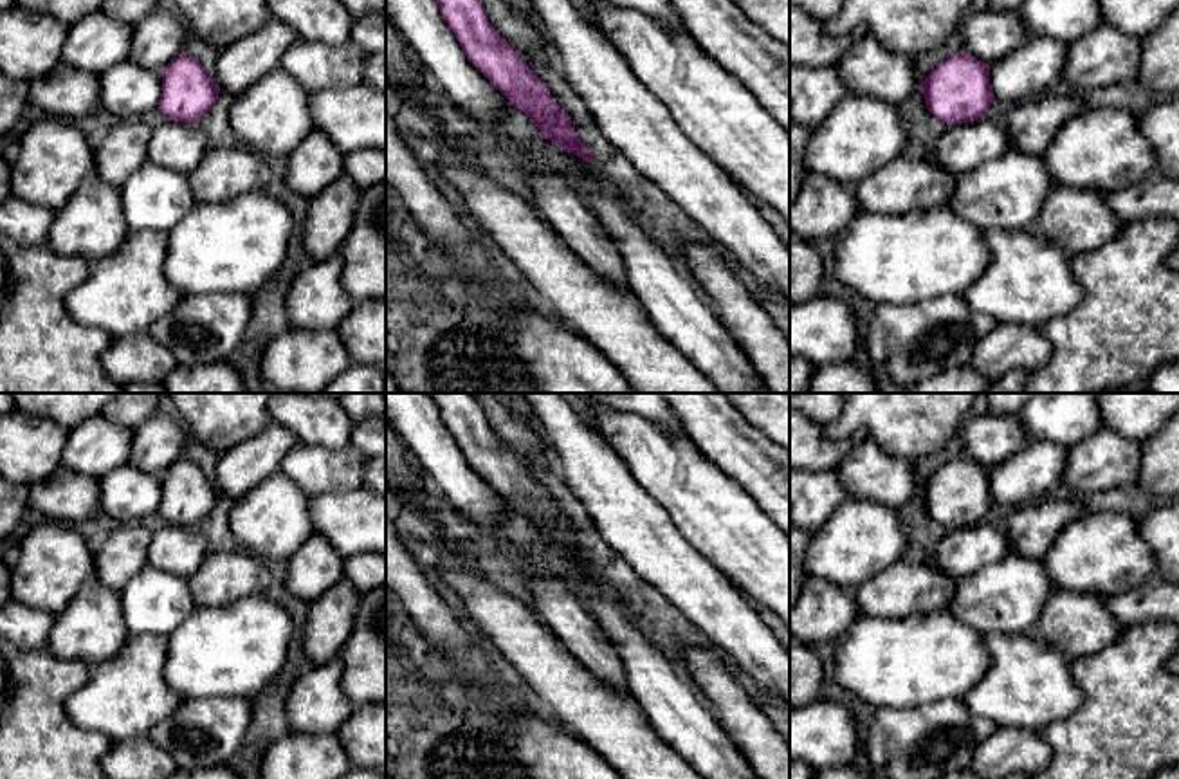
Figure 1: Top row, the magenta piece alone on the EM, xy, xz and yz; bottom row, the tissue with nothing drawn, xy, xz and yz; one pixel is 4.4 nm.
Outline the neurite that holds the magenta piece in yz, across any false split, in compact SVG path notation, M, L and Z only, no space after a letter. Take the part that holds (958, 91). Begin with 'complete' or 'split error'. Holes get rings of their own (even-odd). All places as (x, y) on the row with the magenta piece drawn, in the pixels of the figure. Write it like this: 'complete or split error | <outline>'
complete | M966 52L941 61L921 79L919 94L927 110L948 126L973 123L995 103L990 65Z

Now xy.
complete | M180 52L160 76L162 94L157 108L168 121L195 123L215 106L220 88L196 58Z

